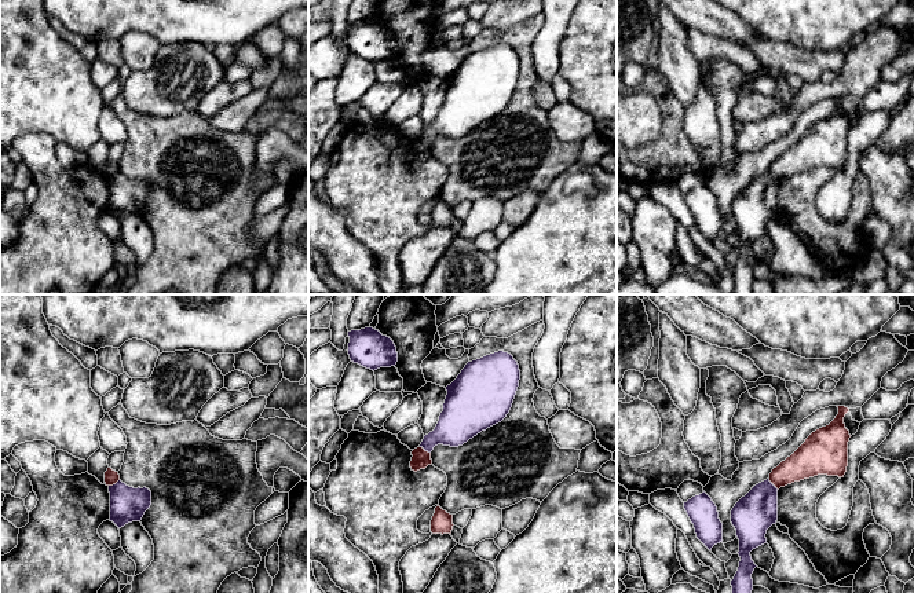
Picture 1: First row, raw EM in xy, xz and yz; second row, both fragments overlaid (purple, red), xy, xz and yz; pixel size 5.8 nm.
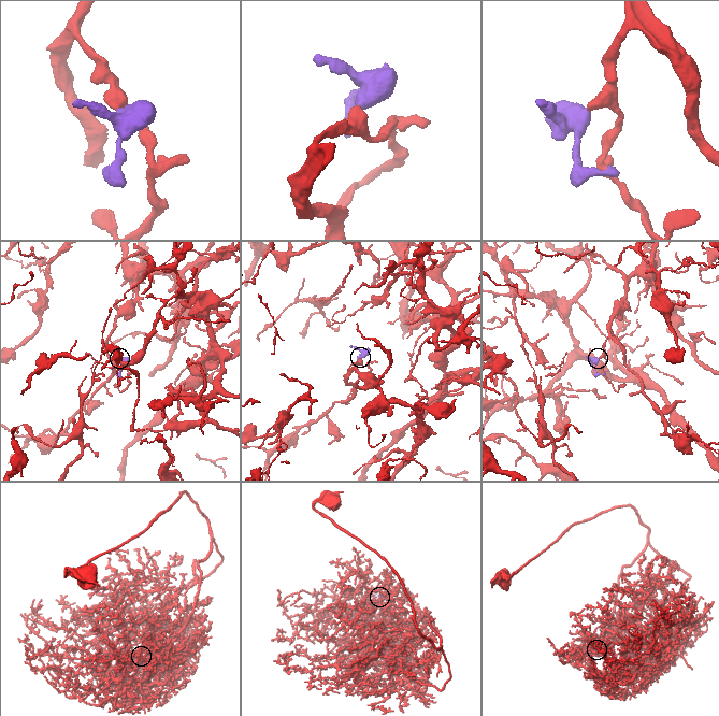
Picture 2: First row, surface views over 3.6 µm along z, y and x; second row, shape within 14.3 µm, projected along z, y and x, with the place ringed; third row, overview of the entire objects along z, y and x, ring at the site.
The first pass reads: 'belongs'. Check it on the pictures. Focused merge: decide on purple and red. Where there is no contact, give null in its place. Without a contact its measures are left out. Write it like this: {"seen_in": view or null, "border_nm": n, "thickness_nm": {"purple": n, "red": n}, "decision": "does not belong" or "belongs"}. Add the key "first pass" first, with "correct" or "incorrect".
{"first pass": "incorrect", "seen_in": "xy", "border_nm": 80, "thickness_nm": {"purple": 200, "red": 80}, "decision": "does not belong"}

